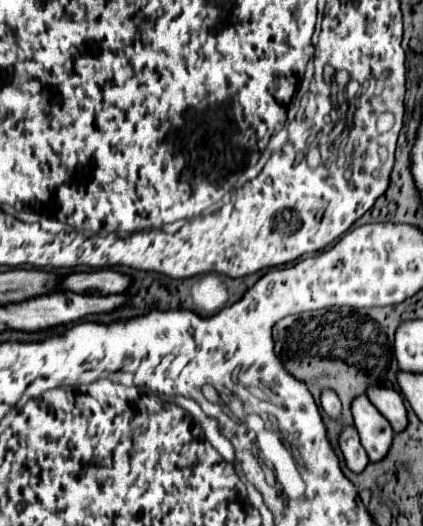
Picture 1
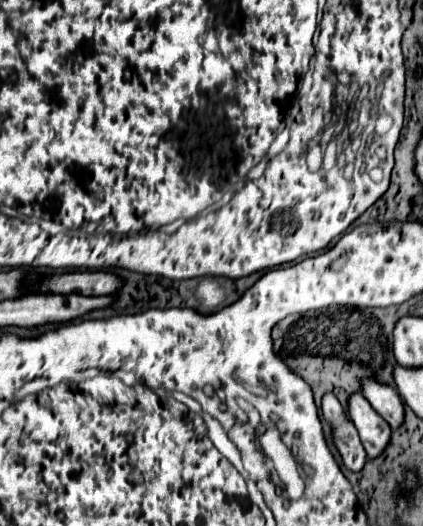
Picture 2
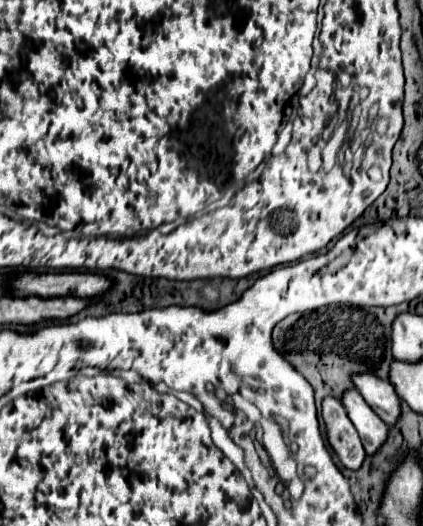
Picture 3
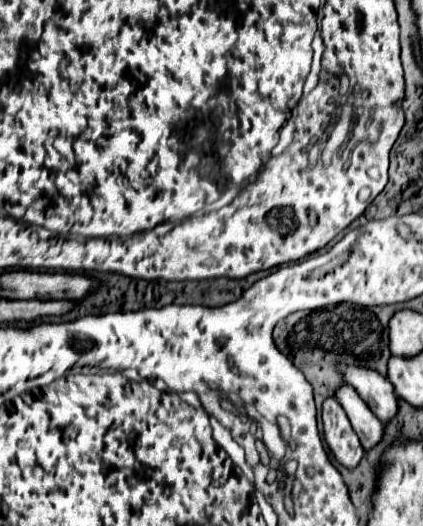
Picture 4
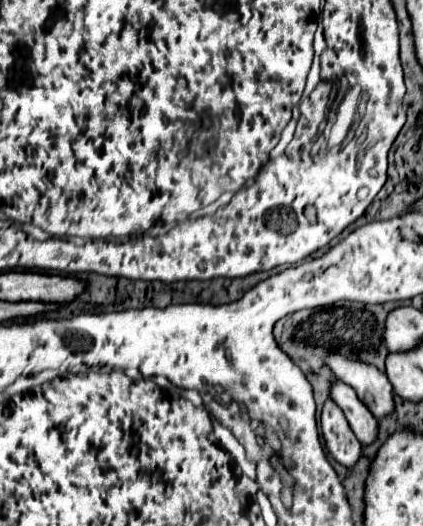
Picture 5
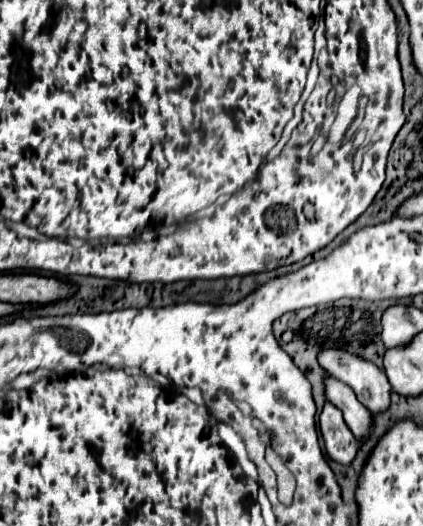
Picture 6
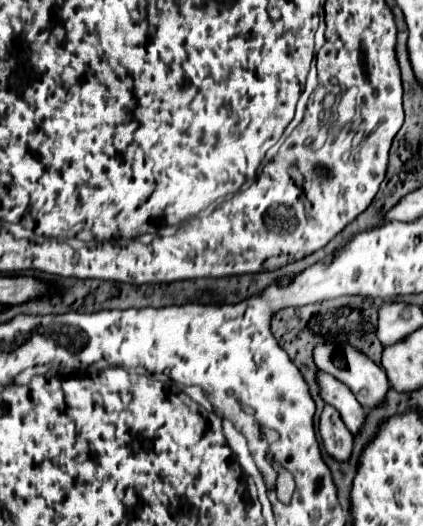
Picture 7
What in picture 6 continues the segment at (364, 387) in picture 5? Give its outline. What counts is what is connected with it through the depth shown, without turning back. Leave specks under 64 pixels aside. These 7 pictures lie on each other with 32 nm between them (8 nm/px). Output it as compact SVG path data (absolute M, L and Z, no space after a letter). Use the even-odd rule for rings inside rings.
M320 348L318 364L336 380L348 384L370 412L380 412L390 406L390 382L384 370L370 360L344 348Z

